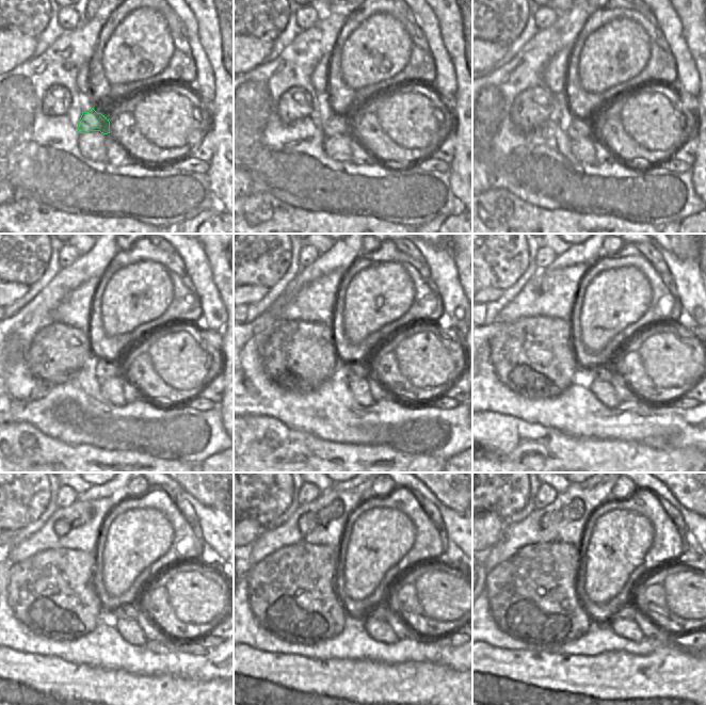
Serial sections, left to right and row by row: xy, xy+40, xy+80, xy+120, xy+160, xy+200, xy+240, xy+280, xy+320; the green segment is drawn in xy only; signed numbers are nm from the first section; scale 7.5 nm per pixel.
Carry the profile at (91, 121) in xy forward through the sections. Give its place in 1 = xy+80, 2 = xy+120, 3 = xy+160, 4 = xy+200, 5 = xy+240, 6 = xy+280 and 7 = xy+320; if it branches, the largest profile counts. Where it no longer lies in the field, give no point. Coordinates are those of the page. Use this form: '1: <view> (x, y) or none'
1: xy+80 (578, 128)
2: xy+120 (103, 369)
3: xy+160 (348, 371)
4: xy+200 (605, 373)
5: xy+240 (130, 612)
6: xy+280 (387, 609)
7: xy+320 (629, 612)

